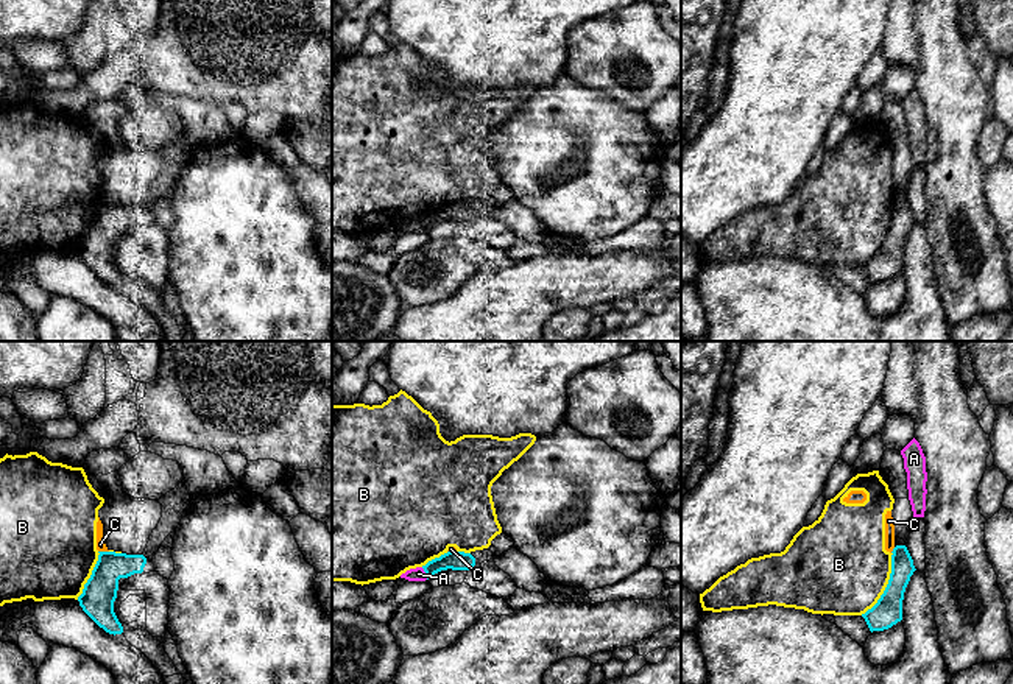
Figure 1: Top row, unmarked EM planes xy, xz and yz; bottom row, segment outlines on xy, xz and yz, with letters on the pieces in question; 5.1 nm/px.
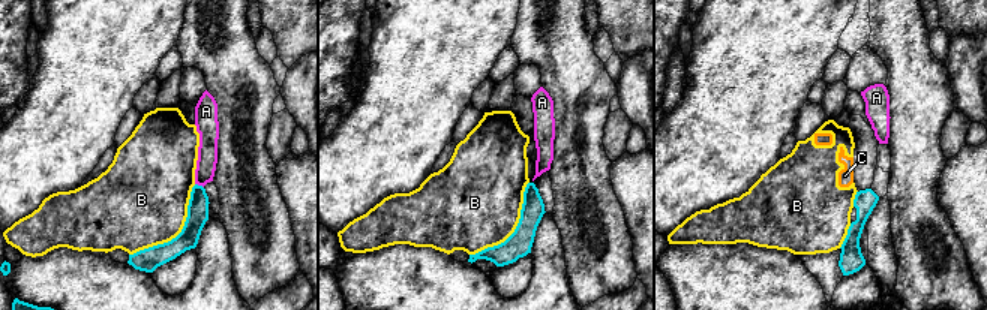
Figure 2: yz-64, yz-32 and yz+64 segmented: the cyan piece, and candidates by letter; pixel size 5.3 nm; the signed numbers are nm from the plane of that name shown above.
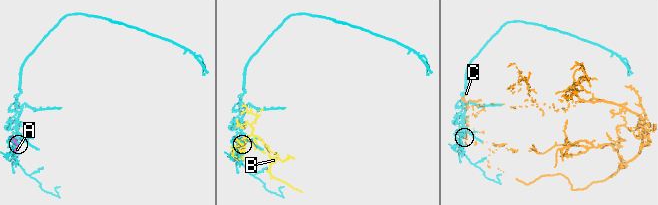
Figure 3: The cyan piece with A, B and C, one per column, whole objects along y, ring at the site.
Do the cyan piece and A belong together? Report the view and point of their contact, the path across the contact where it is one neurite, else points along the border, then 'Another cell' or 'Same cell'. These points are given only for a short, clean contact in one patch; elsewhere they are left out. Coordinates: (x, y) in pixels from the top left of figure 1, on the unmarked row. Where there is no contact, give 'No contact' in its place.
Touches cyan at xz (426, 225). Another cell

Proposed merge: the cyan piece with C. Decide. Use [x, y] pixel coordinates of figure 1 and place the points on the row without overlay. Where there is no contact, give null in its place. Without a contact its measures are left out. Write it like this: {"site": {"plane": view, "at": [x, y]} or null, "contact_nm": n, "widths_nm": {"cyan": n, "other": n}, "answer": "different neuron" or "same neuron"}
{"site": {"plane": "xy", "at": [103, 203]}, "contact_nm": 60, "widths_nm": {"cyan": 170, "other": 50}, "answer": "different neuron"}

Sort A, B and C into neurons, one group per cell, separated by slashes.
A / B C

